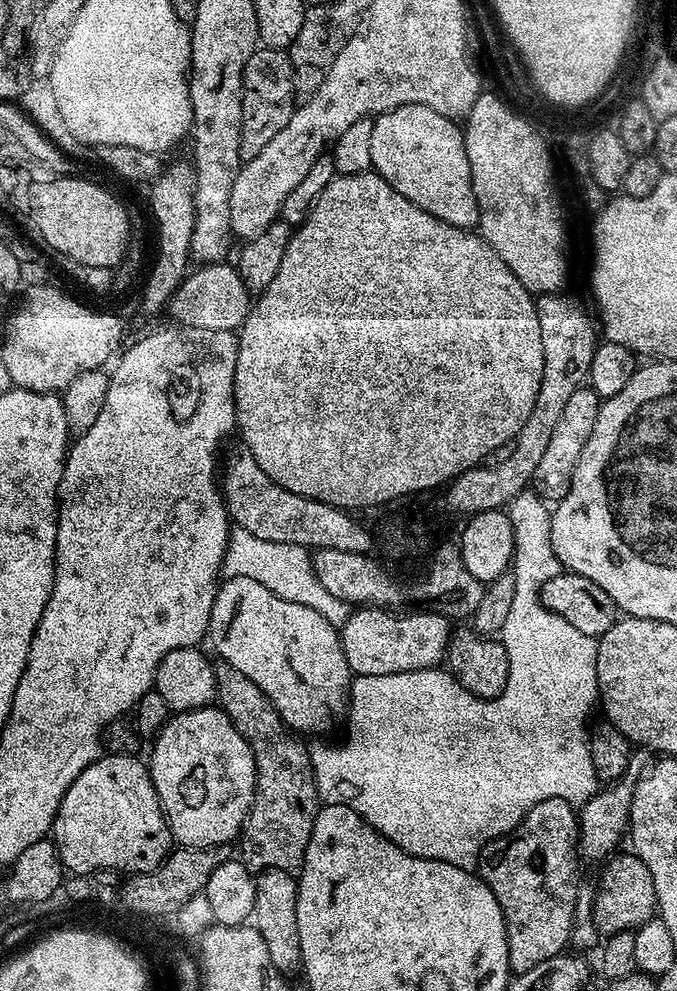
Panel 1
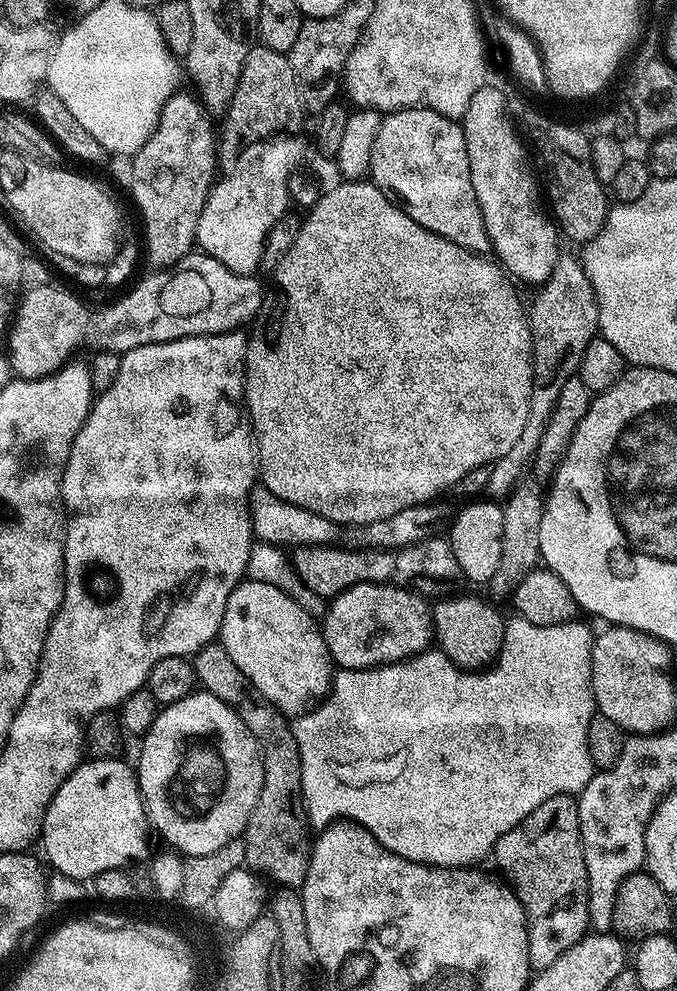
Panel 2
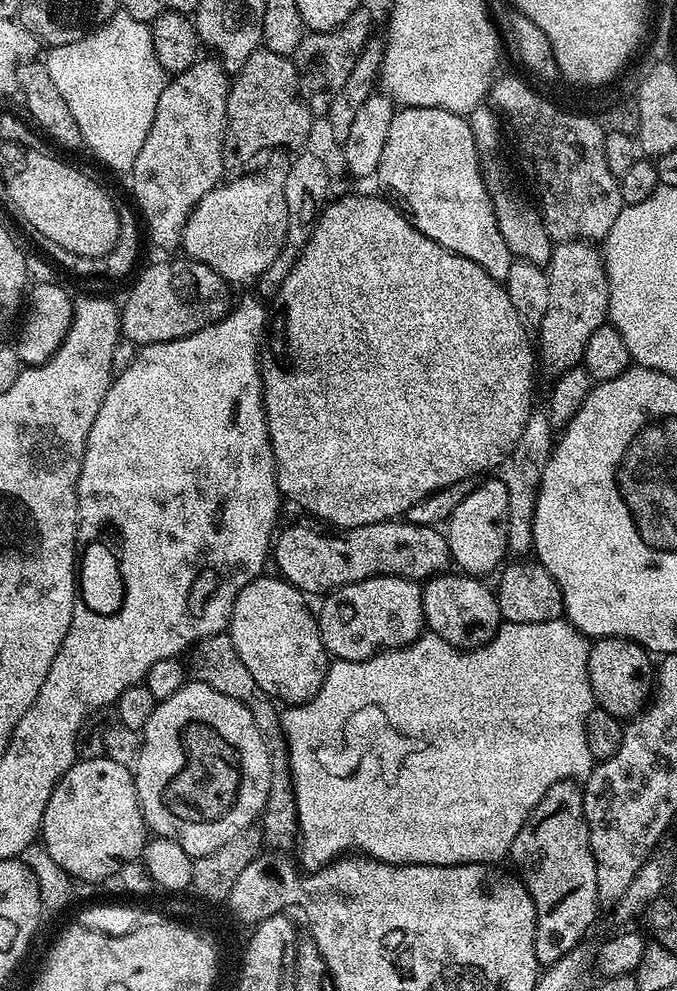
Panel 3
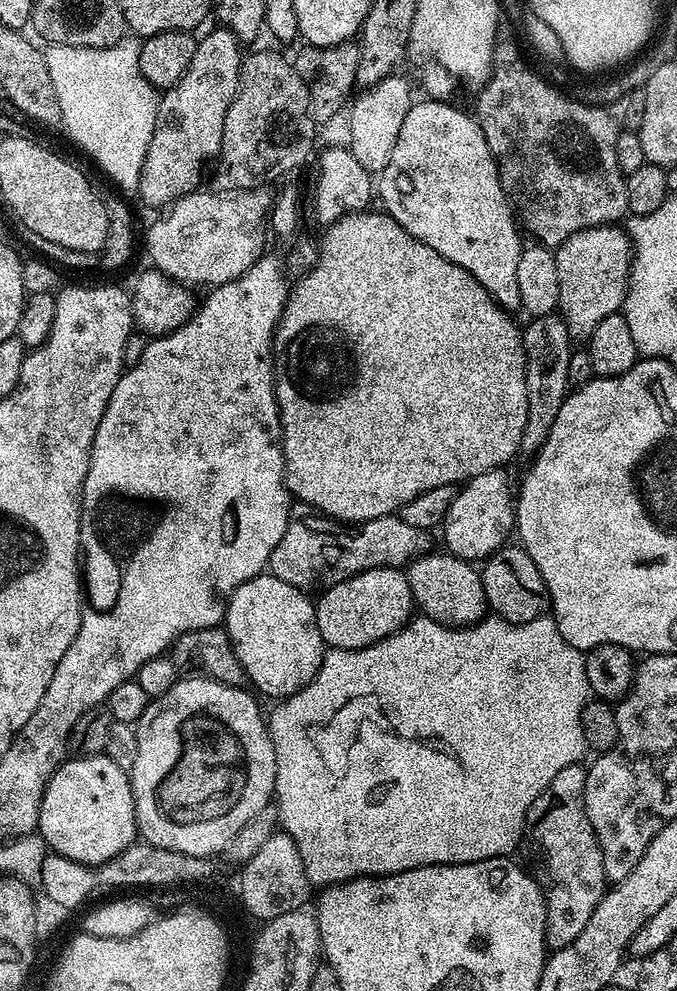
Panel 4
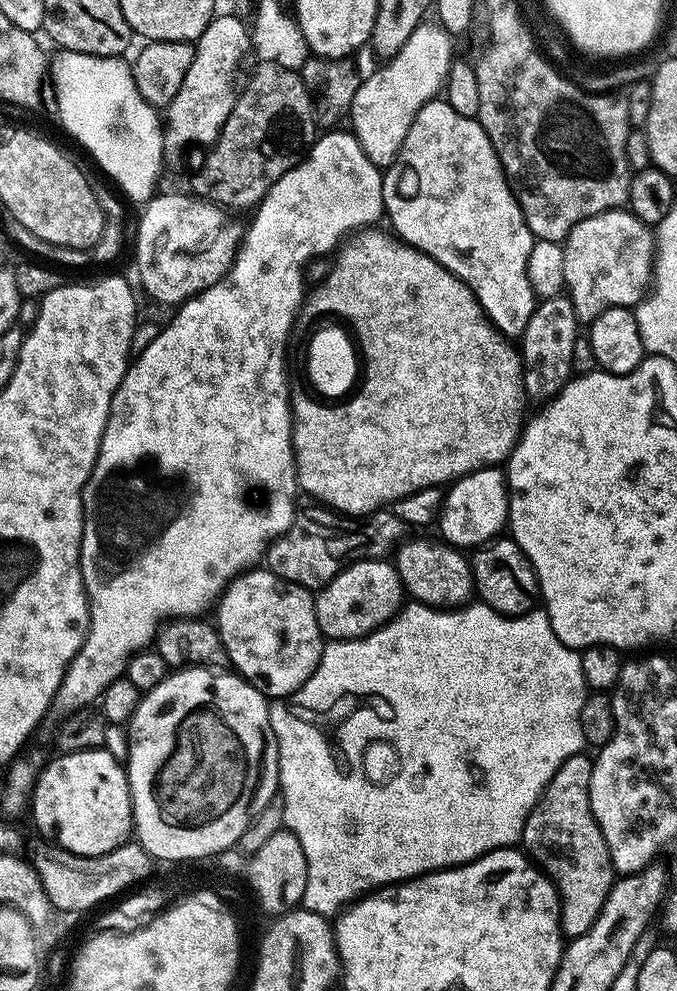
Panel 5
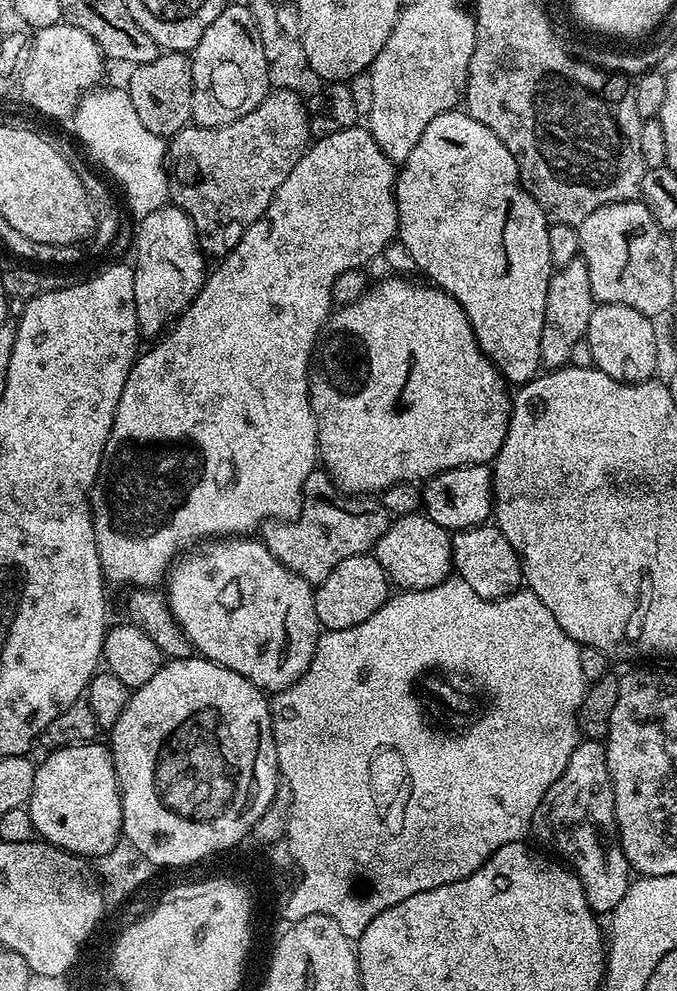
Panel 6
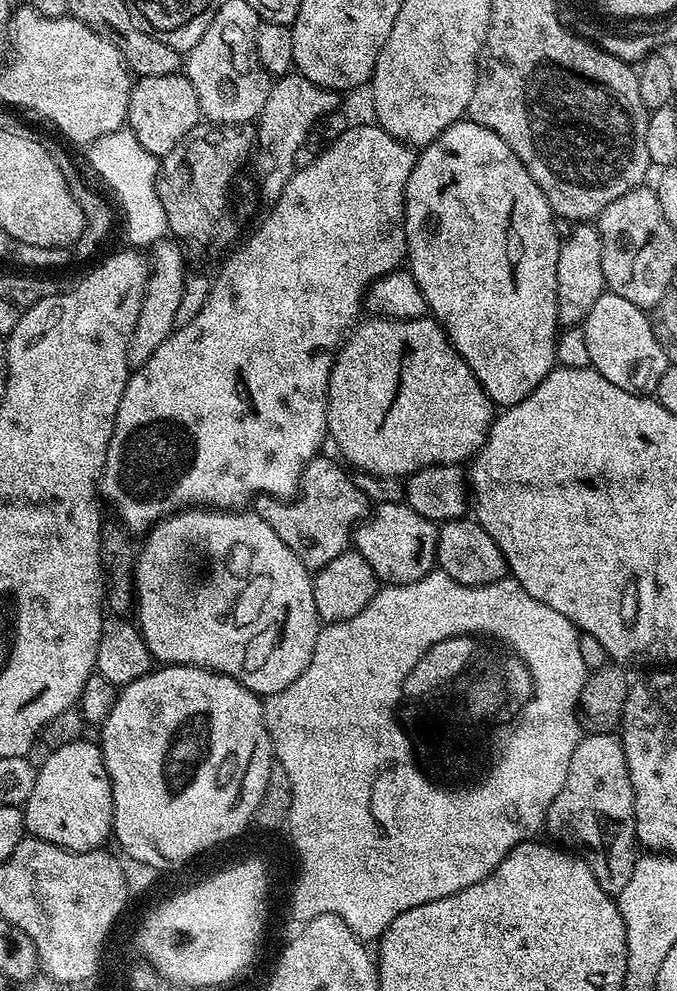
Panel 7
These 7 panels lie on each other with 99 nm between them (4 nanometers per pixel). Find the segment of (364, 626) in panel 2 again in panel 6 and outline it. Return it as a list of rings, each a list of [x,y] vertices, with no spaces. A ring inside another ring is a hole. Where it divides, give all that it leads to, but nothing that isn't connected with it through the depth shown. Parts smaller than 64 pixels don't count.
[[[365,554],[346,558],[346,562],[338,562],[328,577],[314,588],[314,610],[321,629],[333,632],[346,630],[366,622],[370,614],[379,610],[390,598],[390,581],[375,555]]]

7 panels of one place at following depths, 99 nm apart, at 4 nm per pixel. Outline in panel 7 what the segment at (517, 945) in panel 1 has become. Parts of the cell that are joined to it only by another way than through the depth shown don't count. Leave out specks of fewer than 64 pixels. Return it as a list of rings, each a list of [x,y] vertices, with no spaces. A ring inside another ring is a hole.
[[[607,732],[606,734],[581,735],[578,746],[574,746],[574,754],[570,757],[570,770],[566,770],[566,782],[562,786],[562,790],[558,790],[554,802],[550,802],[550,810],[546,814],[544,823],[546,825],[546,832],[549,832],[549,834],[553,836],[551,839],[555,841],[557,845],[571,850],[575,855],[579,856],[580,859],[588,863],[590,866],[590,874],[594,874],[594,878],[598,878],[598,886],[602,886],[602,890],[606,890],[608,895],[613,898],[619,897],[622,886],[626,886],[626,882],[630,882],[630,874],[634,874],[634,866],[638,859],[636,815],[634,814],[634,790],[630,786],[630,770],[626,766],[626,754],[624,753],[624,748],[620,744],[619,735],[611,732]]]

